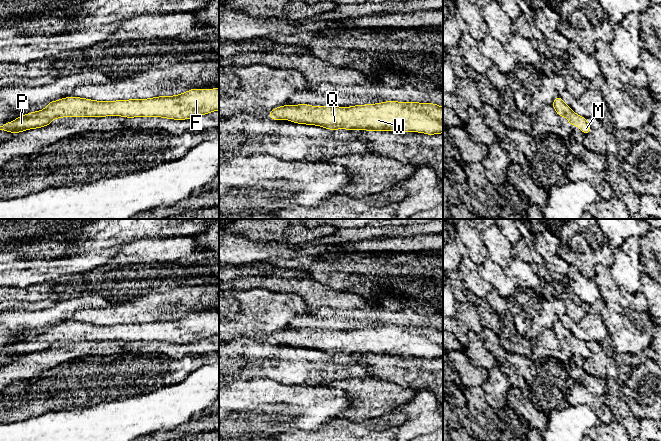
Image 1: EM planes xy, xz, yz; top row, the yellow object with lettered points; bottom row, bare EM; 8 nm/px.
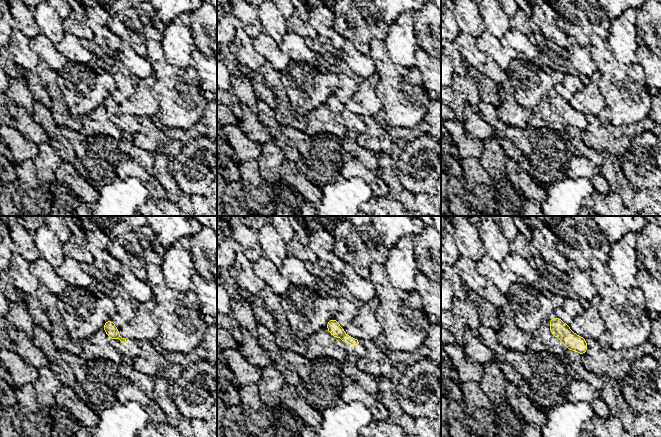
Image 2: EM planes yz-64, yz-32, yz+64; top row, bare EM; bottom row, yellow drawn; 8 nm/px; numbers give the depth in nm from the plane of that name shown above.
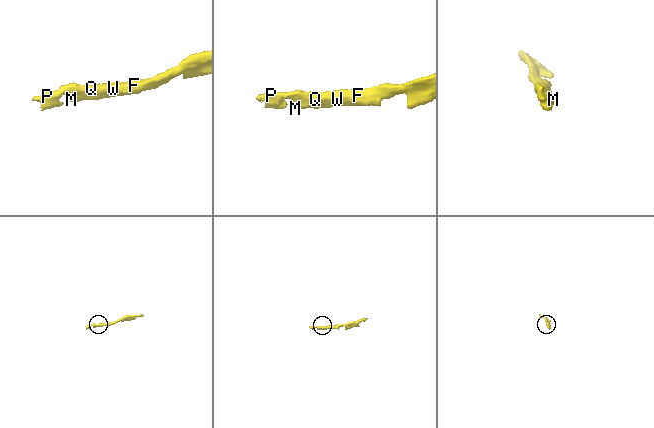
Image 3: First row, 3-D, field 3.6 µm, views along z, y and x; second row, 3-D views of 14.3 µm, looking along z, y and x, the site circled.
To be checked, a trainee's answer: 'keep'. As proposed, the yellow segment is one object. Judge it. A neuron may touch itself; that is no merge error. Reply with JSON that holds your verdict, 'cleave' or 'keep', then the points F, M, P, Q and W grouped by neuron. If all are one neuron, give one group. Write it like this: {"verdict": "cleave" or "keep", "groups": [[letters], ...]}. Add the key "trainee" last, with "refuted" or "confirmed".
{"verdict": "keep", "groups": [["F", "M", "P", "Q", "W"]], "trainee": "confirmed"}

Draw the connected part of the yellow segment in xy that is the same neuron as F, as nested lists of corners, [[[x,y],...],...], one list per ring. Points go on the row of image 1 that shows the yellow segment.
[[[219,88],[191,89],[176,96],[160,96],[149,99],[95,101],[79,97],[67,97],[49,102],[44,110],[19,116],[0,126],[0,130],[18,133],[50,125],[56,118],[72,117],[163,117],[190,119],[219,110]]]

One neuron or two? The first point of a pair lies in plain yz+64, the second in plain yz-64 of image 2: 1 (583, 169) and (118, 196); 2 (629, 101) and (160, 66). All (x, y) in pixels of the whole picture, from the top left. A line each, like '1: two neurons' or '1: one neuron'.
1: two neurons
2: one neuron

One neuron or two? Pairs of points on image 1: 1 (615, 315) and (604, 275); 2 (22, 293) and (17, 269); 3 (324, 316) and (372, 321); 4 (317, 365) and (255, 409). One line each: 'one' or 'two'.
1: one
2: two
3: one
4: two

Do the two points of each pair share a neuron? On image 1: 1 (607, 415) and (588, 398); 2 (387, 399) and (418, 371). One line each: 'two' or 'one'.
1: one
2: two

